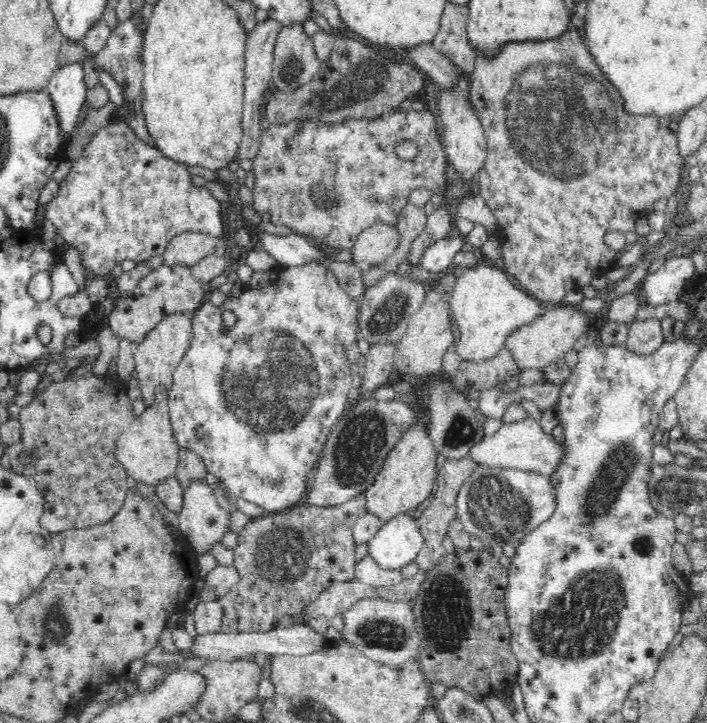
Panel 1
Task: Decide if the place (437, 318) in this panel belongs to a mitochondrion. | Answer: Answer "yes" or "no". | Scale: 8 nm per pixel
no

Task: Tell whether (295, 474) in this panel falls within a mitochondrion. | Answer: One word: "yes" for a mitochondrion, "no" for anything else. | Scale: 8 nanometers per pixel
no

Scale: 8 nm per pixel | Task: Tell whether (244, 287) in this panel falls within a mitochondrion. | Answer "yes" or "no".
no

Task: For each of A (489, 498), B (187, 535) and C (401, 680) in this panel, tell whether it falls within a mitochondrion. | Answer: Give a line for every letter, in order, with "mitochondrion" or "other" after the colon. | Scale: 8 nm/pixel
A: mitochondrion
B: other
C: other

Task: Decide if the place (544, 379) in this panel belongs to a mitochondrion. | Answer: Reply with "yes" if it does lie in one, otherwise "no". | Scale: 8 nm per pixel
no

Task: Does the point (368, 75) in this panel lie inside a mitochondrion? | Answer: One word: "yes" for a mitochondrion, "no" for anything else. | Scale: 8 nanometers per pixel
yes

